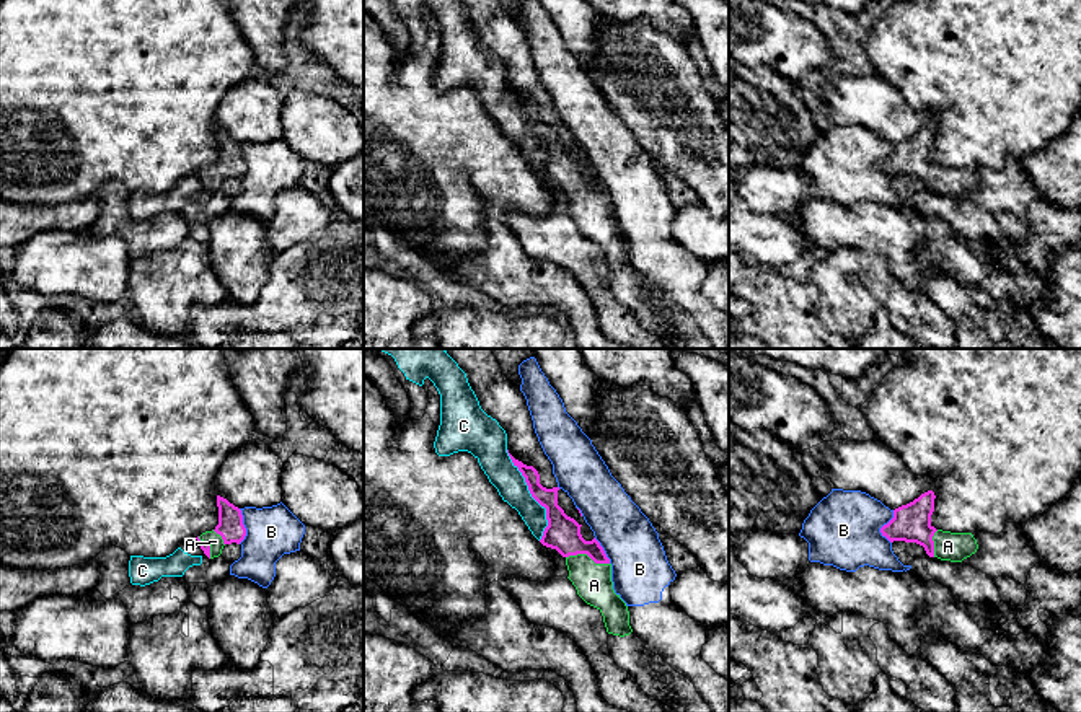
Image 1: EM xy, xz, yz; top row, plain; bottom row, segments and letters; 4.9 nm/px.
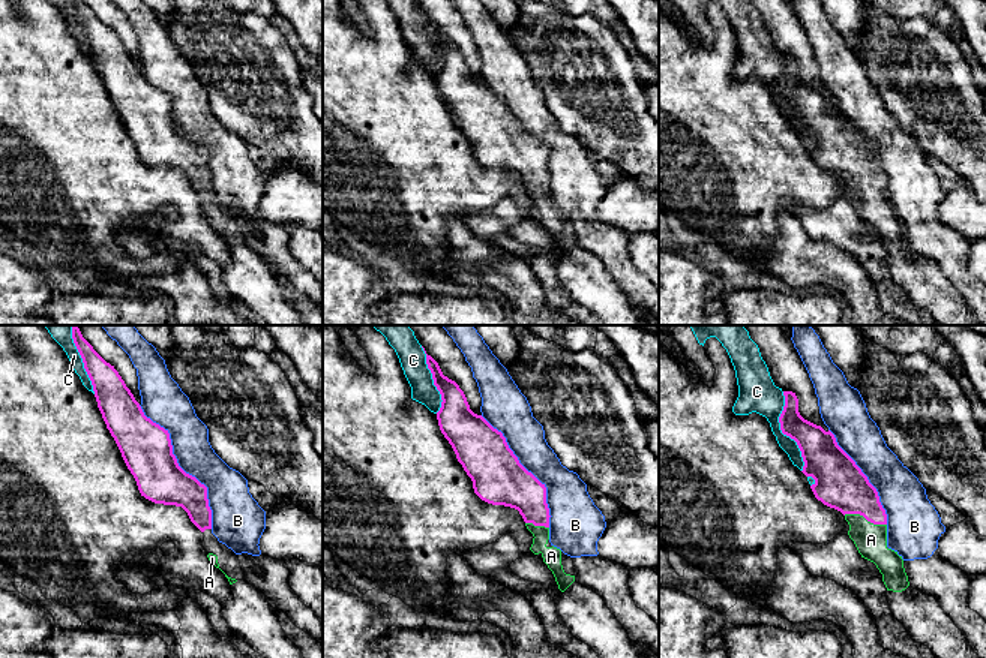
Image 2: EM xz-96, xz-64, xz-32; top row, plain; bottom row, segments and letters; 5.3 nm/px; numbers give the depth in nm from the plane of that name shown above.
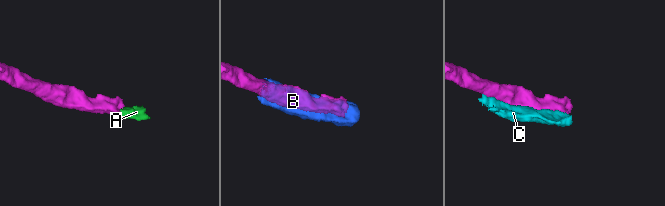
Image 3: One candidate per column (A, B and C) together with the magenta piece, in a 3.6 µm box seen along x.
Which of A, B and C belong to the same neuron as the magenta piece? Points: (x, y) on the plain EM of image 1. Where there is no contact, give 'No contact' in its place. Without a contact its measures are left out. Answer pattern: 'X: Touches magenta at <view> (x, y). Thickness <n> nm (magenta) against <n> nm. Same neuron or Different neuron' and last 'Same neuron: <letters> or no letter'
A: Touches magenta at xz (587, 189). Thickness 180 nm (magenta) against 180 nm. Same neuron
B: Touches magenta at yz (882, 162). Thickness 190 nm (magenta) against 360 nm. Different neuron
C: Touches magenta at xz (532, 131). Thickness 180 nm (magenta) against 150 nm. Different neuron
Same neuron: A

